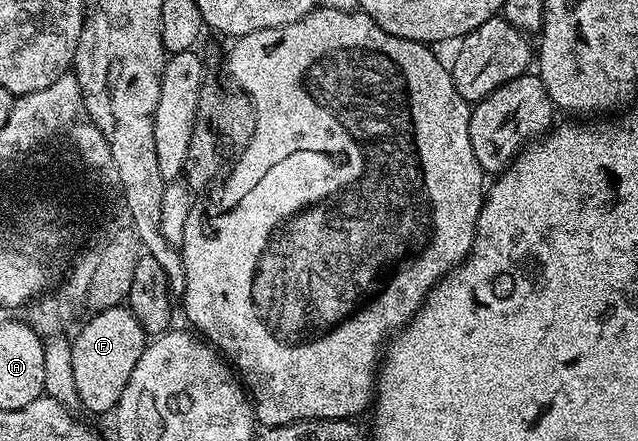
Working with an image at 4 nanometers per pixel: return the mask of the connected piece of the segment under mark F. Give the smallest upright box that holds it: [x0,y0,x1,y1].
[70,306,148,415]

